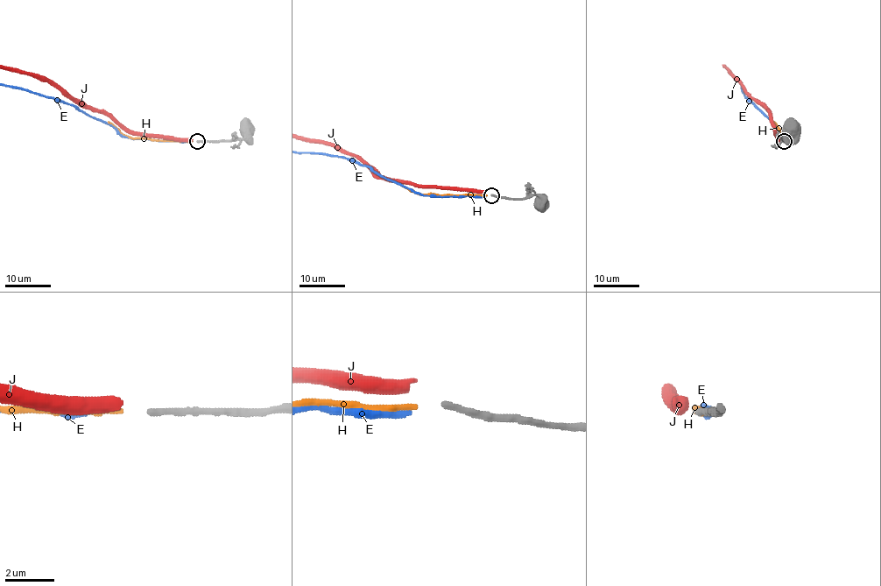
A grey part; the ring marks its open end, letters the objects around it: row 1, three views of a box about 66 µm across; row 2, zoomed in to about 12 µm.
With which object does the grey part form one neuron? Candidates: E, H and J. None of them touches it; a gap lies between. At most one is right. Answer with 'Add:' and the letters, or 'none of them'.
Add: H

